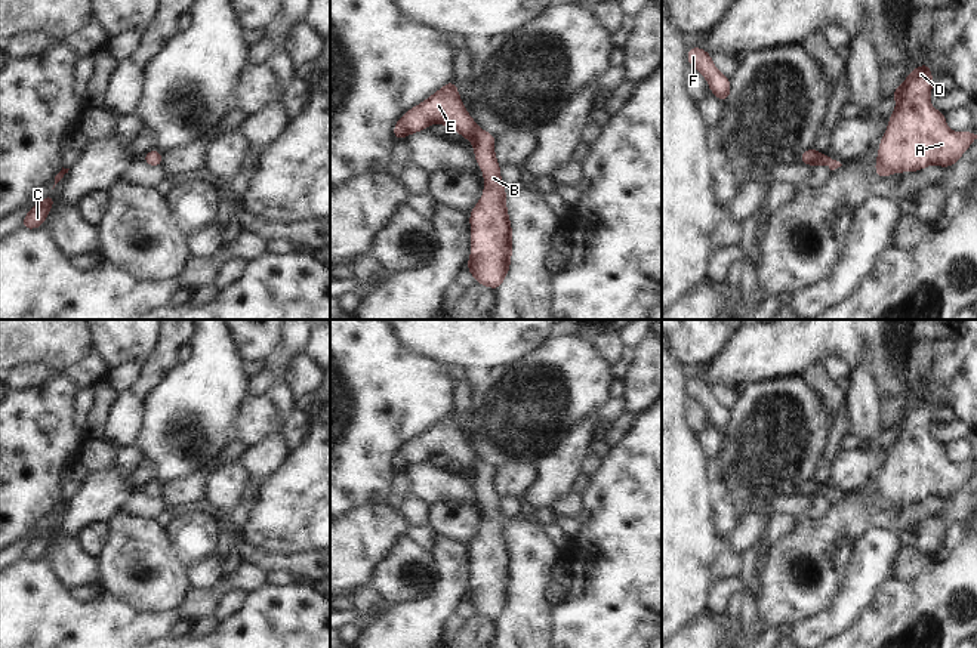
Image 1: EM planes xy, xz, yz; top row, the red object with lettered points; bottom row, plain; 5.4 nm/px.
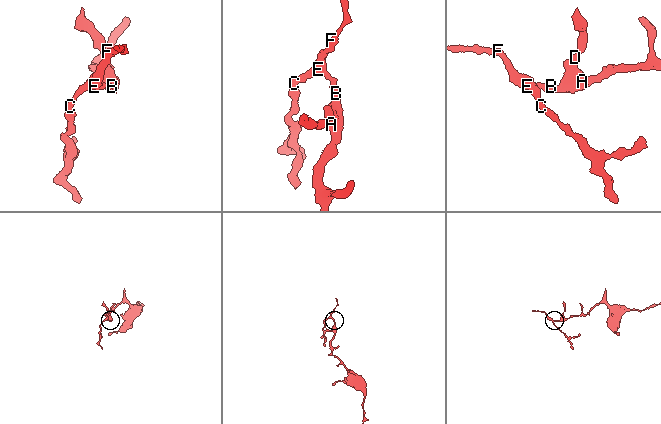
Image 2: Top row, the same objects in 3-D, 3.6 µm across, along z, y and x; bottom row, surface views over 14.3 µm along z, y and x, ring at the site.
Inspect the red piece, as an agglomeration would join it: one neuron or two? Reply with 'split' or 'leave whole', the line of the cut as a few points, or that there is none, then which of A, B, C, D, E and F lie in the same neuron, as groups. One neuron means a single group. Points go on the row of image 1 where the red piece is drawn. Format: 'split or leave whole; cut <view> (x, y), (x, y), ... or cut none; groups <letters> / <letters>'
leave whole; cut none; groups A B C D E F

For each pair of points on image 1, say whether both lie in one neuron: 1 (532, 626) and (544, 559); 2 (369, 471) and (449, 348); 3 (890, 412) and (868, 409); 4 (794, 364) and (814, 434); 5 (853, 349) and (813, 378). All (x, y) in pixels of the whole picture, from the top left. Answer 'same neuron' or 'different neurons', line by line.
1: same neuron
2: different neurons
3: different neurons
4: different neurons
5: different neurons

